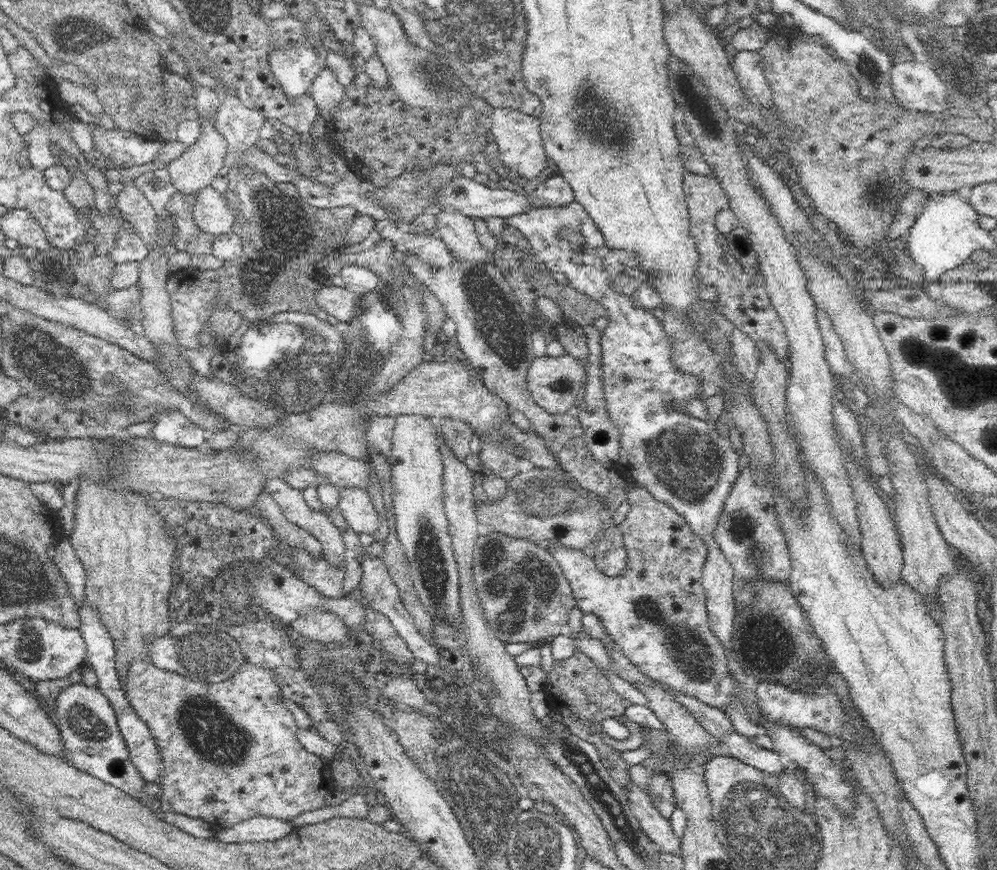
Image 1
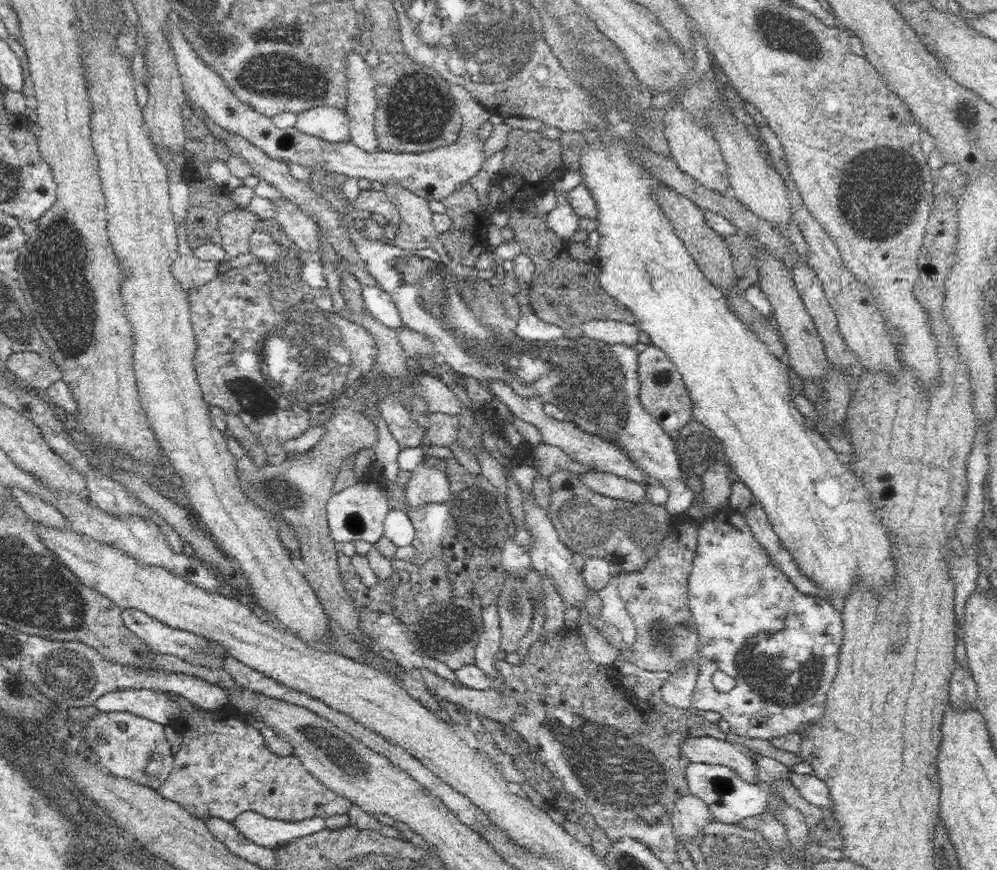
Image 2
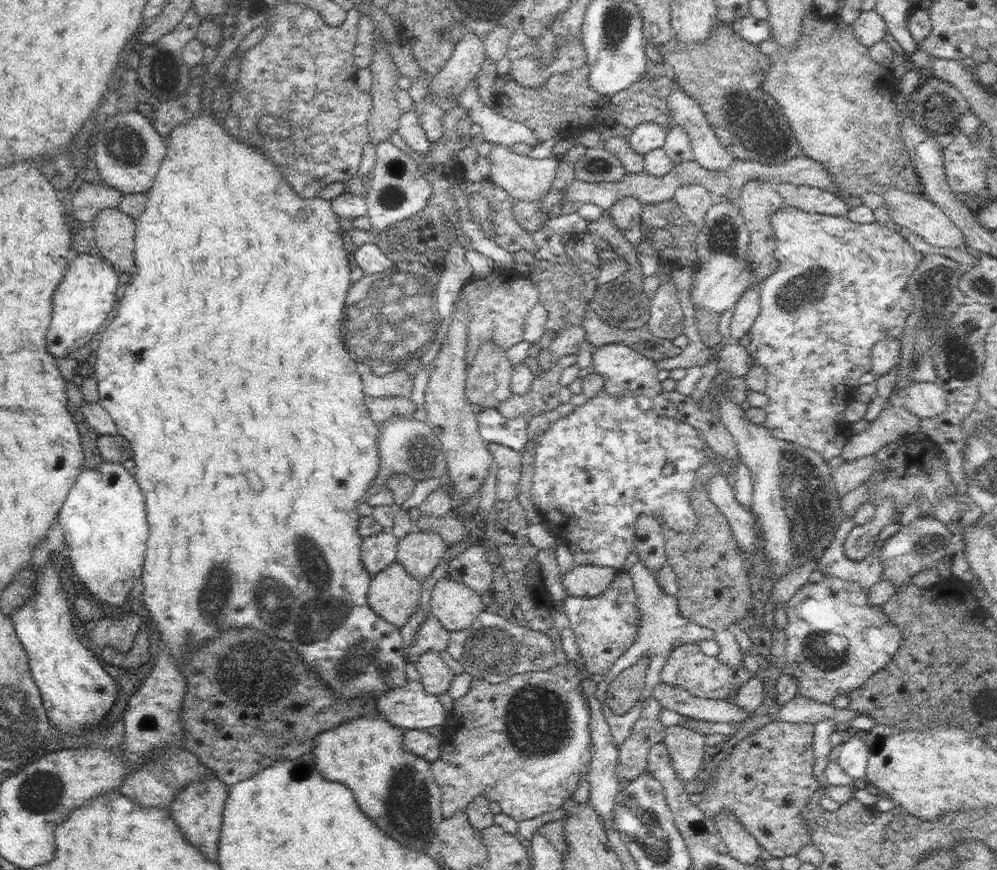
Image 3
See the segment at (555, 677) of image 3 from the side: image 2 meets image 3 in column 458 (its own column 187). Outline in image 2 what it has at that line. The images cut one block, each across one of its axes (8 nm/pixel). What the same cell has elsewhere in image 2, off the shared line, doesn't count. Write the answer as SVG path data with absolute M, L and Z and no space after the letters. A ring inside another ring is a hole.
M162 692L162 695L164 694L171 696L179 706L179 713L173 722L173 728L182 731L183 741L181 749L174 757L171 773L166 782L157 788L157 792L162 797L182 805L196 818L206 820L208 817L215 816L231 823L239 814L247 810L263 814L266 818L288 822L298 822L313 816L320 816L326 820L334 814L348 813L351 800L326 788L307 771L298 757L294 755L280 757L279 754L273 753L266 745L259 725L249 725L232 716L218 718L216 712L207 712L182 695Z

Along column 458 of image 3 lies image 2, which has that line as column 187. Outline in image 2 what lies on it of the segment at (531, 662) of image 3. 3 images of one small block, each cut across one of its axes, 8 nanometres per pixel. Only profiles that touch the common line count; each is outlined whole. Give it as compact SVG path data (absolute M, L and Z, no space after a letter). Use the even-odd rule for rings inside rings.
M132 608L122 609L122 619L126 628L136 634L151 652L167 655L172 654L192 664L211 666L211 668L215 668L216 670L223 669L223 666L230 660L227 652L223 648L220 648L220 645L216 641L210 641L206 637L187 630L167 626L157 619L152 618L152 616L146 615L141 610Z

